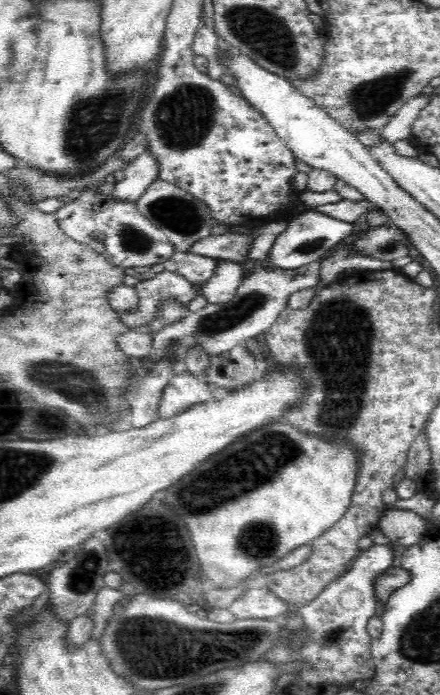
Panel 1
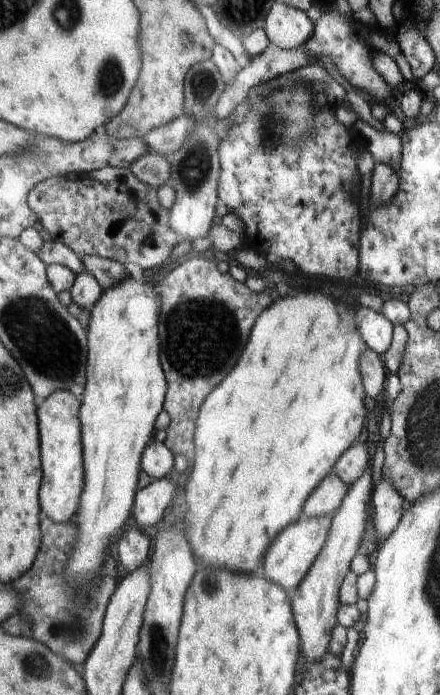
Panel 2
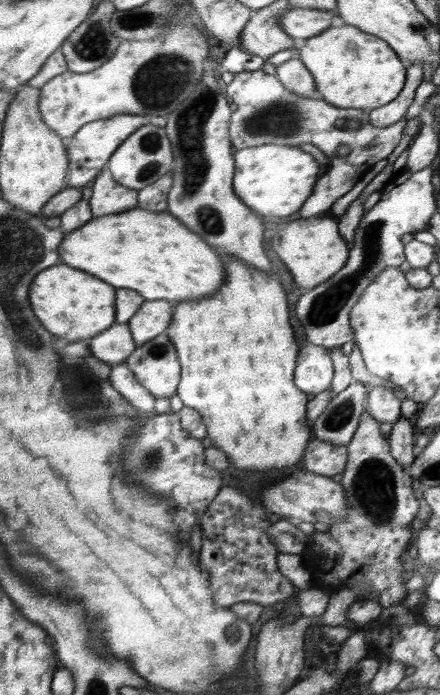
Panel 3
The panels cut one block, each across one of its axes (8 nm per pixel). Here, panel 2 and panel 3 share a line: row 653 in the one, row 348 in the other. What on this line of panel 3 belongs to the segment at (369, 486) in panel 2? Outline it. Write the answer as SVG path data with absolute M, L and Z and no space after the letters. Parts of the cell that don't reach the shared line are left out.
M308 343L299 351L294 383L302 393L318 395L331 389L334 367L330 350Z

